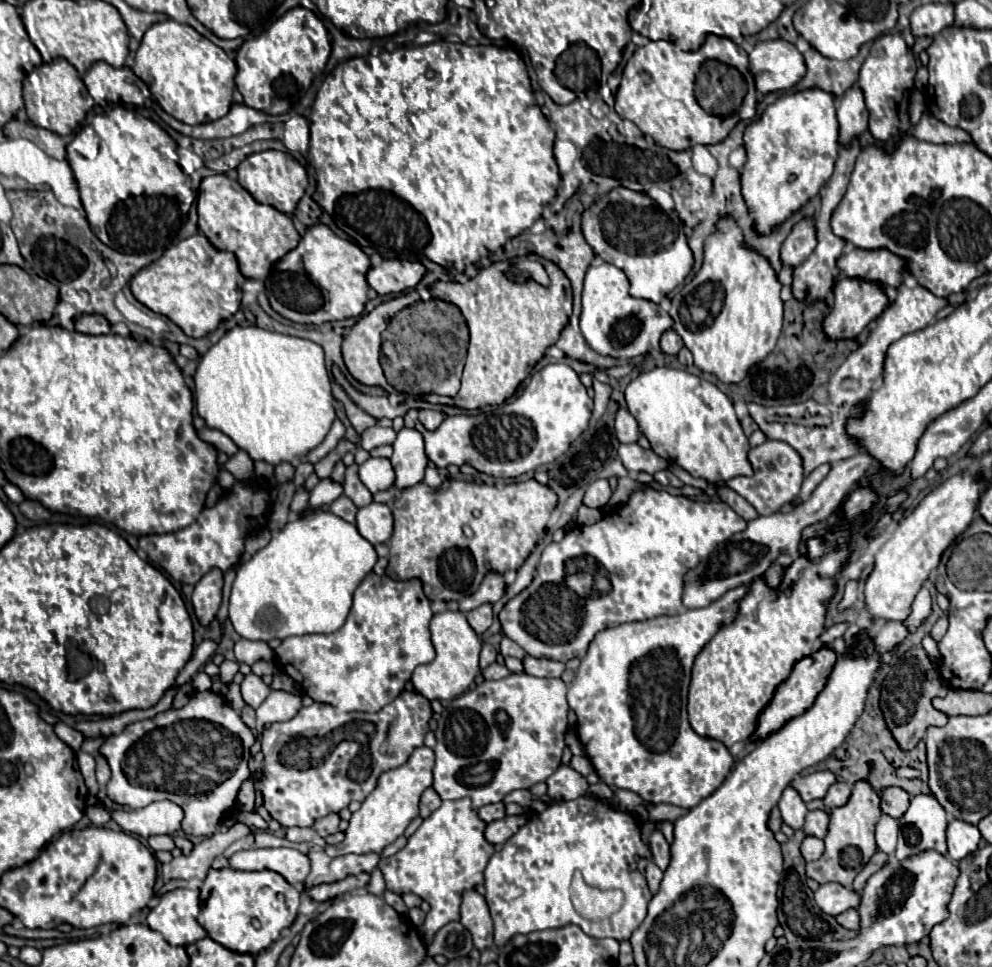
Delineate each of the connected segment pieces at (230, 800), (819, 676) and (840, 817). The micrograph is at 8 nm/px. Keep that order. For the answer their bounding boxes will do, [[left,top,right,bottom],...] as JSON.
[[99,692,255,836],[755,646,837,738],[807,780,881,888]]

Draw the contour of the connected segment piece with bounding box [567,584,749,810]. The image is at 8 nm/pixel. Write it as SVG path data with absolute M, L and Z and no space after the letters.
M743 584L729 590L723 598L707 608L683 610L675 616L657 616L653 620L619 624L615 628L601 630L593 638L587 656L577 668L577 678L567 692L567 700L577 714L577 736L601 782L607 786L631 790L645 802L665 802L687 810L695 808L723 784L733 766L733 758L725 744L713 738L703 738L689 726L687 688L695 656L715 636L721 622L729 624L735 618L737 604L747 594L747 590L749 584Z

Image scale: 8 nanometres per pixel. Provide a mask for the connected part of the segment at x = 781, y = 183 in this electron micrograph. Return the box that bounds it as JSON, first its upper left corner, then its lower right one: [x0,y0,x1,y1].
[741,88,839,236]

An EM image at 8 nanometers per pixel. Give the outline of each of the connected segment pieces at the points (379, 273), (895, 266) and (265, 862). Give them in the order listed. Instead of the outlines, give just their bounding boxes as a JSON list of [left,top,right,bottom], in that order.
[[367,259,425,296],[837,248,907,288],[229,848,311,886]]

